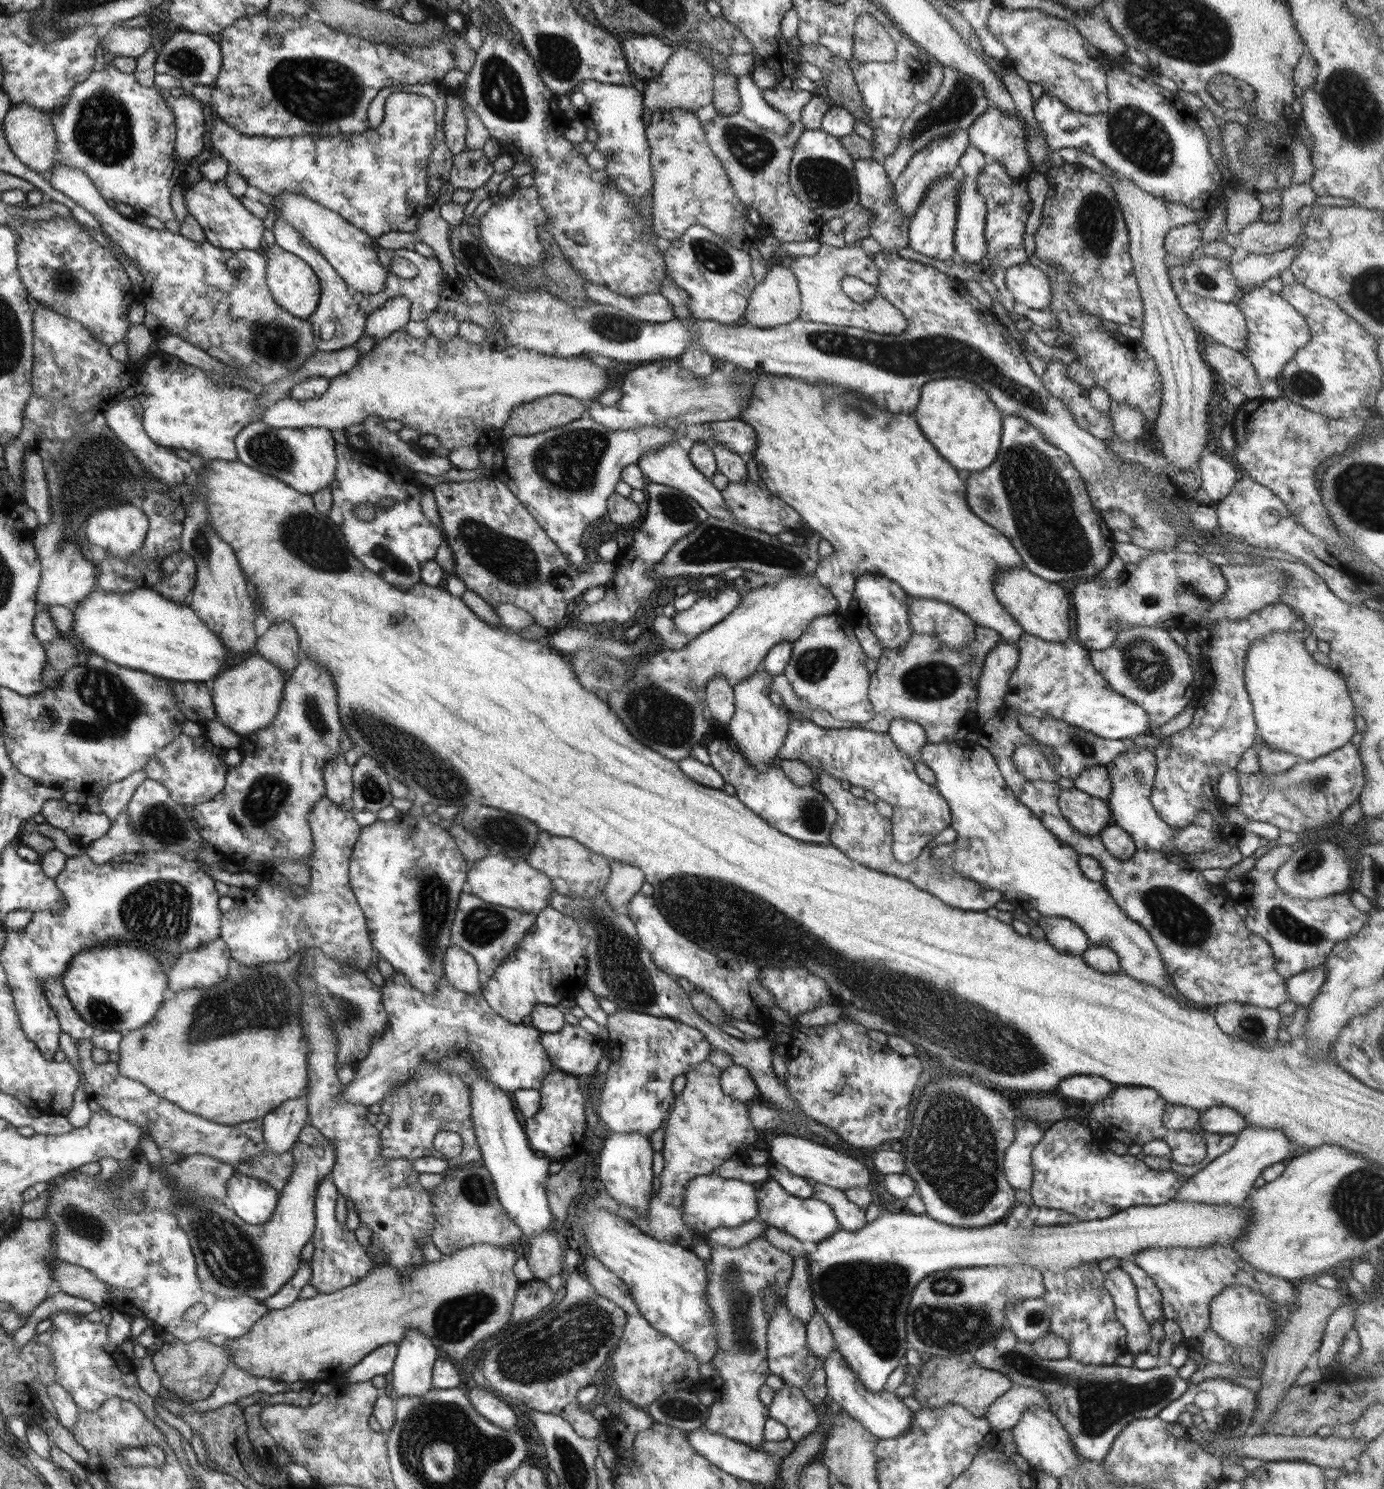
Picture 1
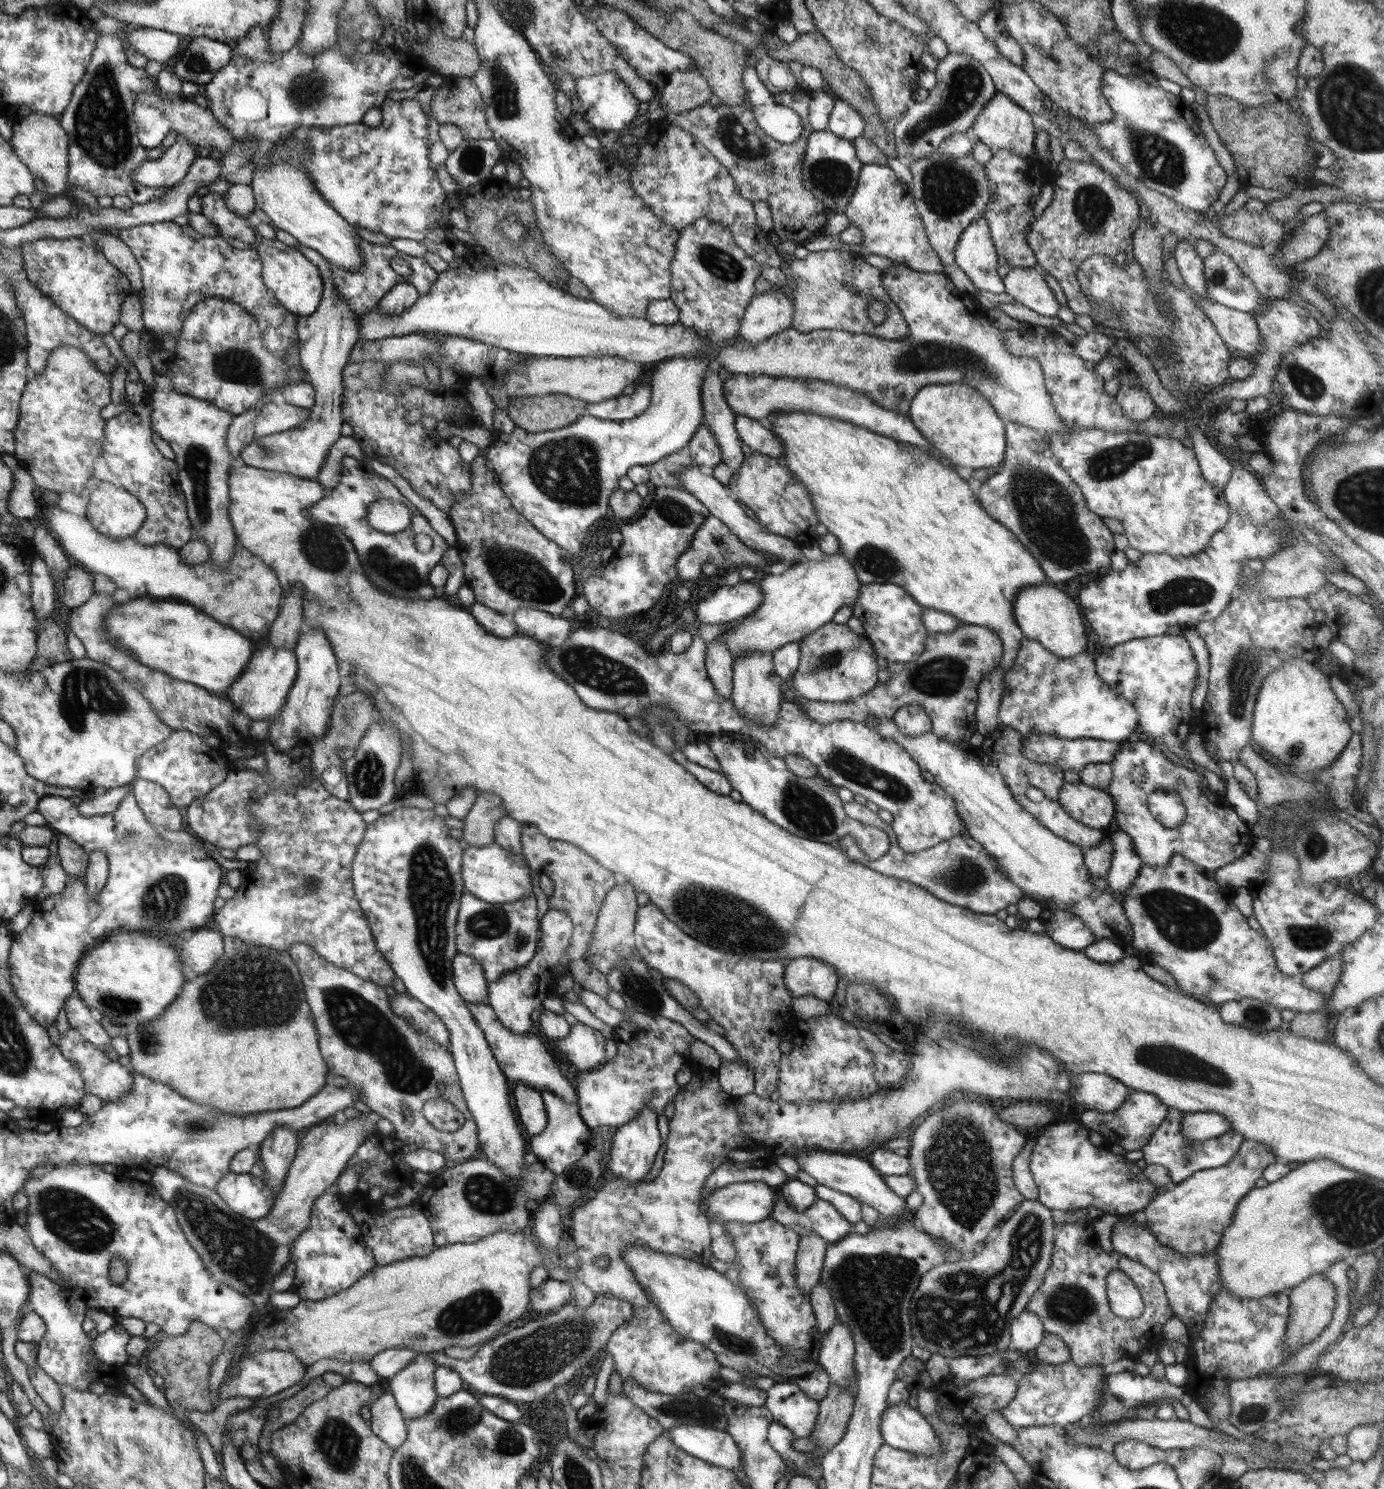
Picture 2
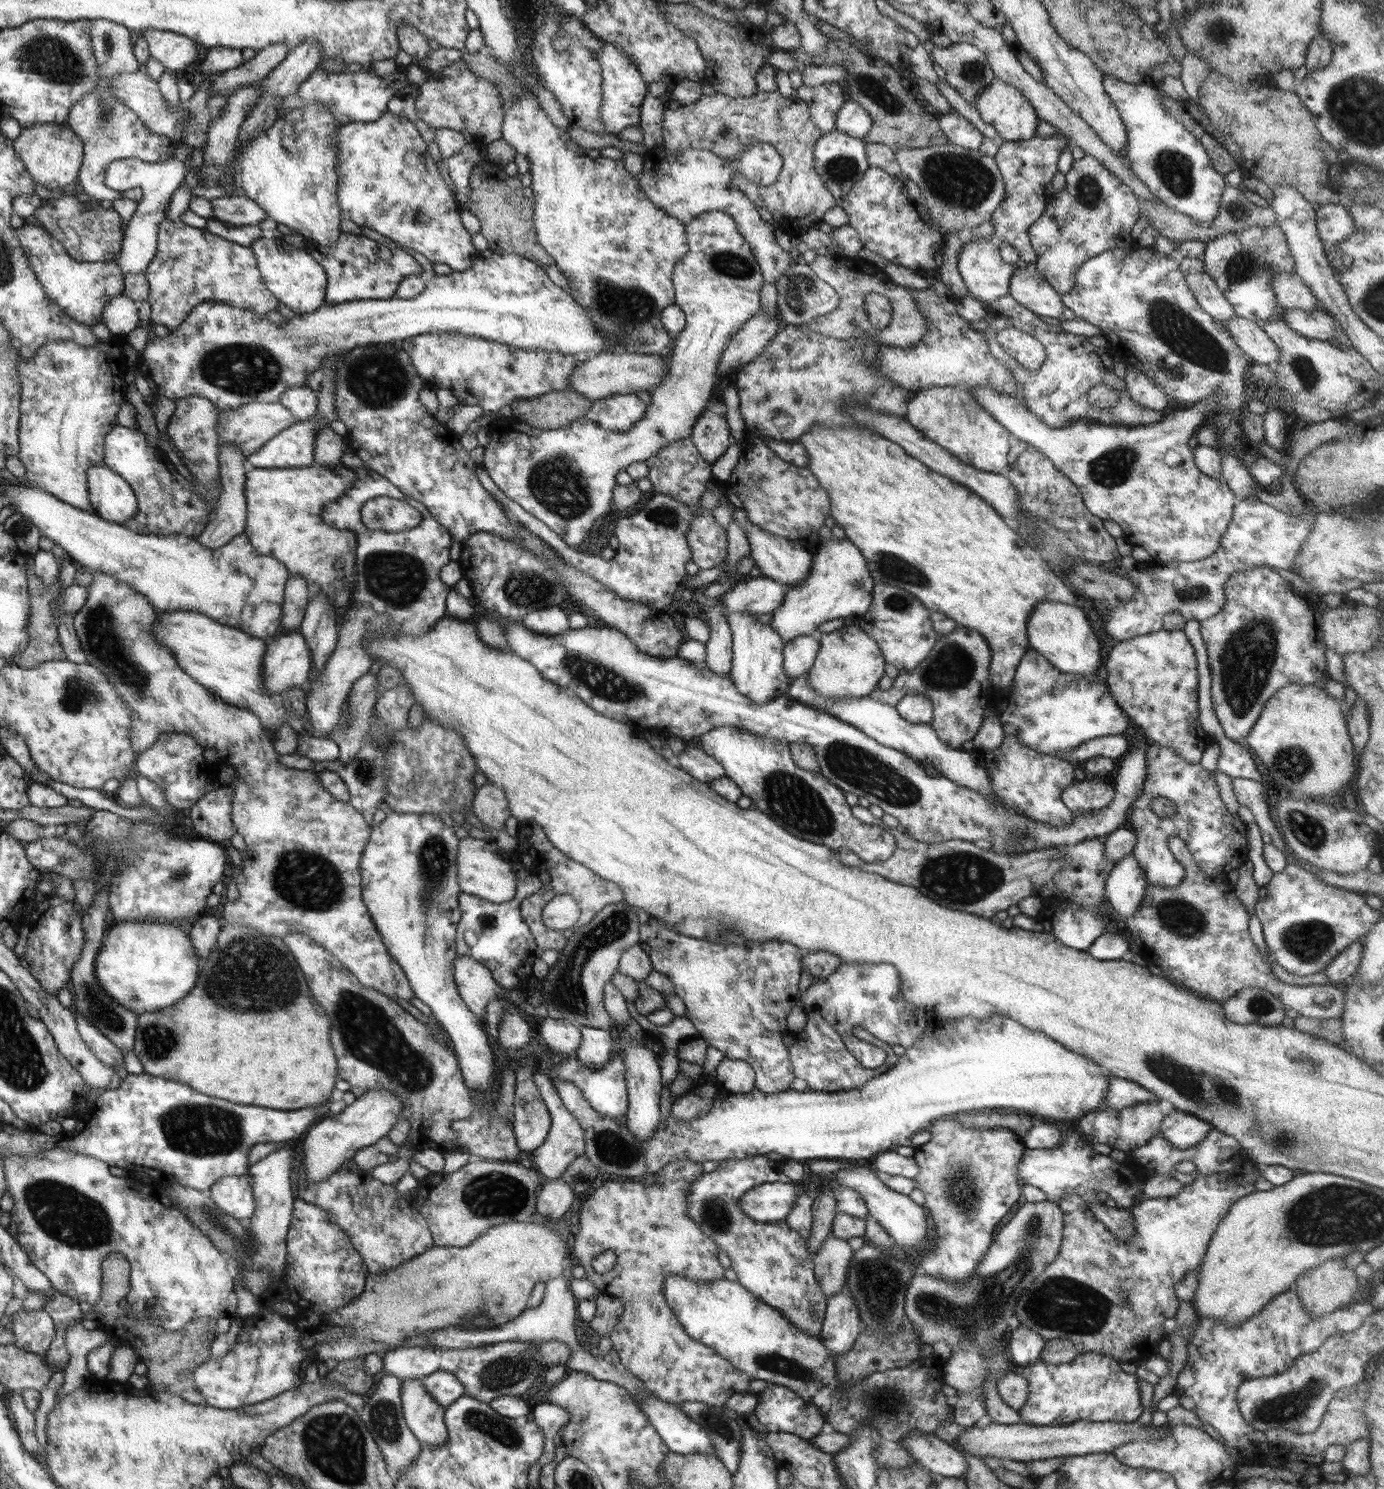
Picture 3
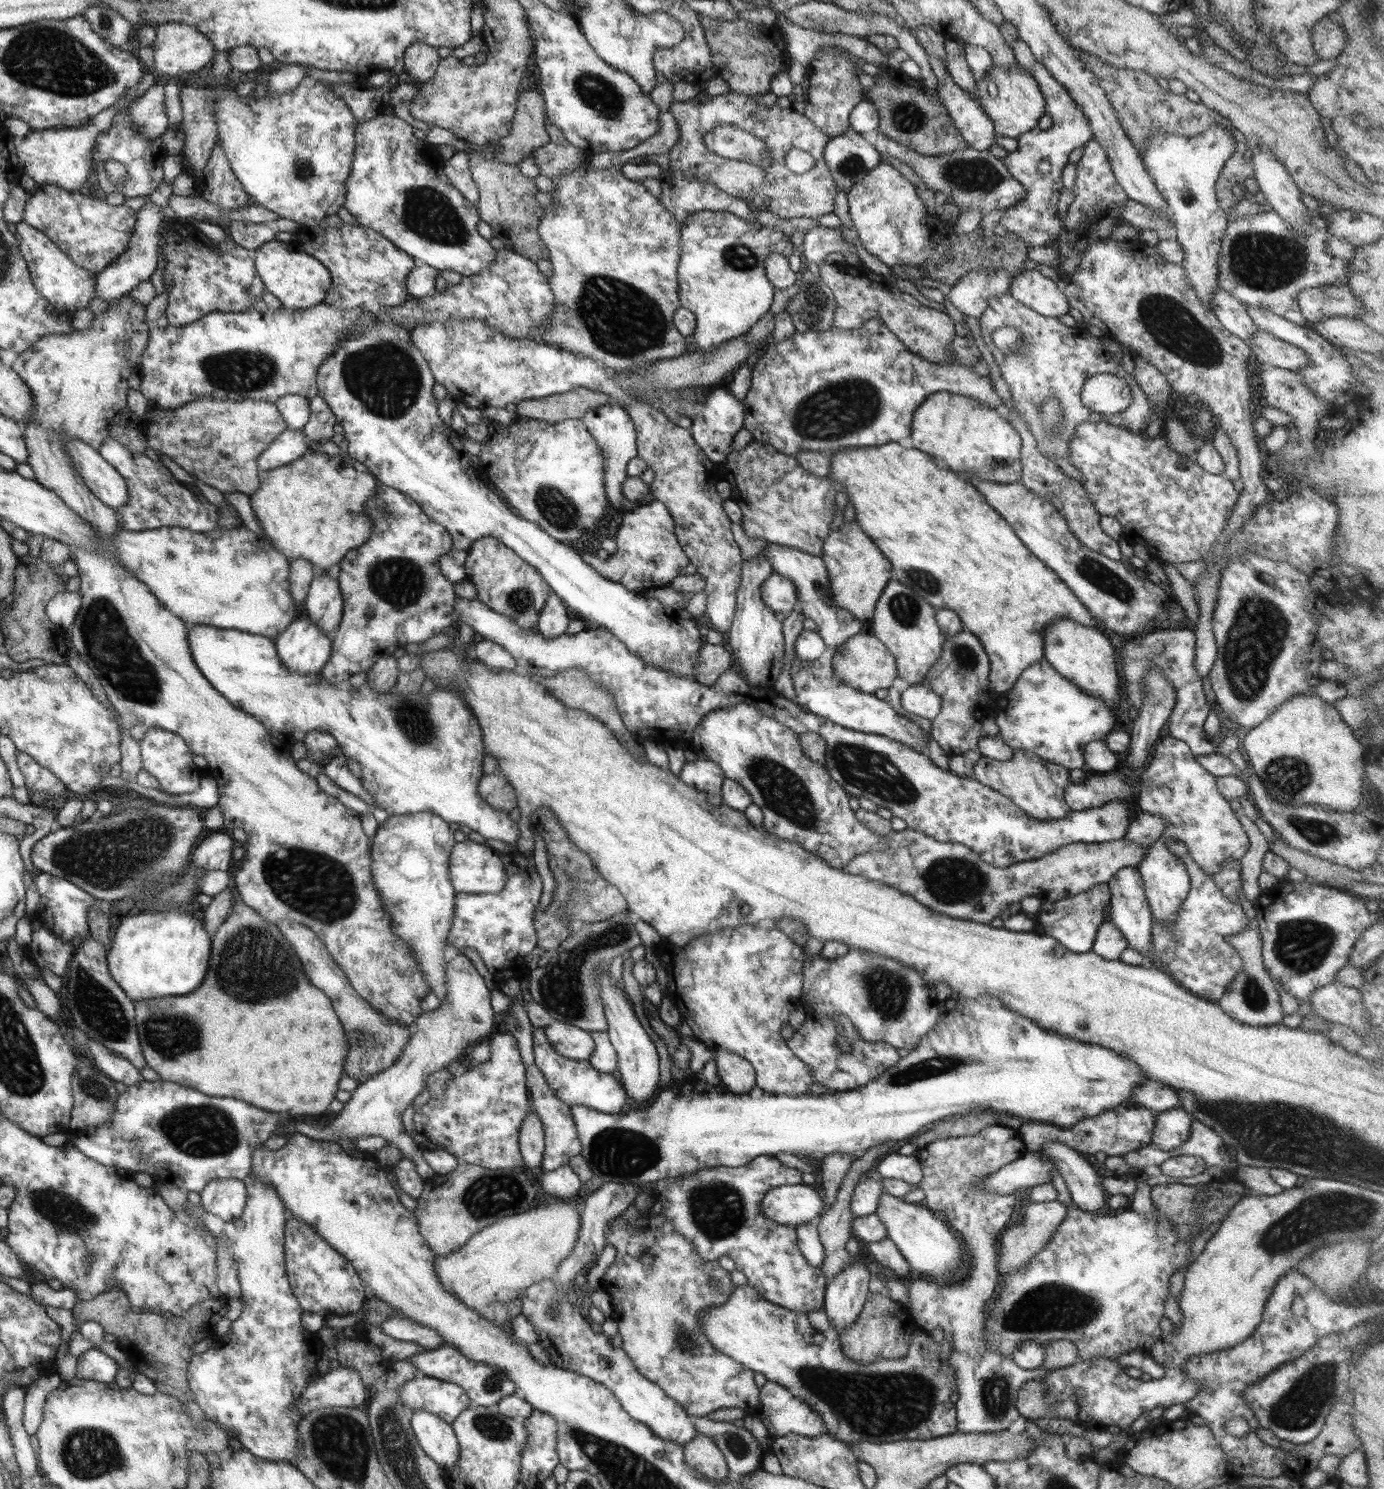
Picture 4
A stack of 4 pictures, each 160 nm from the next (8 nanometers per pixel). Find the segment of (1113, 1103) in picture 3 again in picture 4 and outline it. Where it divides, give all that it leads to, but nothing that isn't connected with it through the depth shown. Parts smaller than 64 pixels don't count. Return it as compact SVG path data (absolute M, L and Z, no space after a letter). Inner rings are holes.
M1150 1080L1132 1091L1128 1105L1144 1107L1156 1113L1180 1107L1177 1092L1171 1086Z

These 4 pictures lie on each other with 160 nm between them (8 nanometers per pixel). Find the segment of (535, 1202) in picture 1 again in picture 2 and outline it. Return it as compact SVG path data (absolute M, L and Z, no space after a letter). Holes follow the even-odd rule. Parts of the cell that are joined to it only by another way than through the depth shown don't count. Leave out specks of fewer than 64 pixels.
M397 805L391 813L380 815L366 827L351 864L351 881L354 897L366 915L382 957L390 962L407 992L437 1013L449 1028L449 1051L456 1061L461 1091L477 1123L478 1144L482 1152L506 1177L516 1179L522 1177L522 1169L526 1166L526 1140L522 1138L522 1130L510 1108L507 1076L493 1055L493 1049L488 1046L485 1032L474 1020L467 1001L453 983L453 959L460 953L456 945L456 921L461 897L466 894L464 878L460 878L460 870L463 870L460 868L463 866L462 843L448 834L444 818L436 815L434 810Z

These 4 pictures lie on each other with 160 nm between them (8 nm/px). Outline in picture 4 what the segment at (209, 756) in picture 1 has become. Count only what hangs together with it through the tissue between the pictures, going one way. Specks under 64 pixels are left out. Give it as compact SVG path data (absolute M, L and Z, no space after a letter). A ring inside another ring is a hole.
M149 728L145 738L140 740L143 768L158 779L159 790L168 794L190 794L200 786L202 770L194 764L194 752L190 744L178 733L163 728Z

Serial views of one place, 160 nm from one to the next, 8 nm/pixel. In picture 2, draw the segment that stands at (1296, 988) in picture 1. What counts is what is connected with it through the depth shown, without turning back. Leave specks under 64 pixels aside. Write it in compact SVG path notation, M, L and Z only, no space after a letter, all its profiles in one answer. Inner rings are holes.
M1340 954L1322 962L1320 966L1308 970L1300 975L1302 984L1310 990L1330 994L1340 980L1340 975L1344 970L1344 961Z

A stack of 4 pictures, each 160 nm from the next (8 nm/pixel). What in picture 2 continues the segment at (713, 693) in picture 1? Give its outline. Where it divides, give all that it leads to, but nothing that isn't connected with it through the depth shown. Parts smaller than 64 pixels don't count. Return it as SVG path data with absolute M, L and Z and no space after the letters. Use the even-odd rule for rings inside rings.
M721 640L707 642L705 667L707 676L714 684L716 693L723 698L731 698L733 684L734 658L728 650L727 644Z

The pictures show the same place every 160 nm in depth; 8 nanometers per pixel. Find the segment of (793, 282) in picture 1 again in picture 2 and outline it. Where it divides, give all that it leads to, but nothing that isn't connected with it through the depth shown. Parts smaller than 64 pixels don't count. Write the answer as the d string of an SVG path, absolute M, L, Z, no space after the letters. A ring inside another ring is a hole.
M783 288L756 293L745 308L738 339L754 344L792 327L794 305Z

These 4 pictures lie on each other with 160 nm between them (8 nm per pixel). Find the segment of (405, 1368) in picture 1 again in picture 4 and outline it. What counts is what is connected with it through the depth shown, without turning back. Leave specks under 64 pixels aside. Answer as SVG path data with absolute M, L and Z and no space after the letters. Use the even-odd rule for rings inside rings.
M422 1408L413 1412L410 1424L420 1448L449 1472L461 1456L461 1444L452 1425Z

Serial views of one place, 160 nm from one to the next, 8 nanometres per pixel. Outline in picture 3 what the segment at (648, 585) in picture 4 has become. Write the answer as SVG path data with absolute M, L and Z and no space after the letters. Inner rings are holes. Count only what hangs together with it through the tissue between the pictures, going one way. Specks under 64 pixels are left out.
M482 468L482 480L486 480L486 488L490 488L490 494L512 512L513 517L516 517L516 520L520 521L525 528L552 547L566 561L566 565L573 566L578 572L591 576L624 600L645 602L656 610L665 610L672 602L672 596L676 594L680 582L686 577L685 567L692 559L690 548L688 548L687 532L695 519L695 512L691 506L672 496L656 493L644 509L636 514L620 518L614 531L619 540L619 546L615 550L616 555L612 560L603 560L566 544L565 540L562 540L562 537L558 536L553 529L526 512L514 500L510 500L484 468Z

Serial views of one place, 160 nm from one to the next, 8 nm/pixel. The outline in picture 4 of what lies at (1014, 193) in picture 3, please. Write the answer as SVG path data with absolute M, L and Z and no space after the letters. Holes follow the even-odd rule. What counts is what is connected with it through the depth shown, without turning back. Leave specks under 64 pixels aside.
M1020 39L1011 42L1017 64L1030 72L1034 81L1038 83L1040 92L1046 101L1046 113L1052 117L1053 126L1048 130L1036 127L1017 136L1018 149L1009 152L1004 158L1008 172L1023 186L1025 197L1013 207L1007 208L1000 224L1010 232L1017 234L1026 243L1029 249L1044 246L1054 242L1062 230L1062 220L1058 214L1058 198L1063 188L1062 173L1068 162L1068 156L1074 148L1080 148L1093 139L1092 129L1082 109L1071 99L1070 93L1065 90L1046 67L1038 62L1030 47Z

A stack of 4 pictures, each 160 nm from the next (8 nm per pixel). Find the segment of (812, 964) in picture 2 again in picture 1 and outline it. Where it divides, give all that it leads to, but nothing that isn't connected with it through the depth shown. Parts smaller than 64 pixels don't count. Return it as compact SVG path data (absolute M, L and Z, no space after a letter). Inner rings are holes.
M804 967L764 968L759 974L761 986L774 997L775 1004L792 1017L812 1010L821 1004L837 1001L823 978L812 975Z

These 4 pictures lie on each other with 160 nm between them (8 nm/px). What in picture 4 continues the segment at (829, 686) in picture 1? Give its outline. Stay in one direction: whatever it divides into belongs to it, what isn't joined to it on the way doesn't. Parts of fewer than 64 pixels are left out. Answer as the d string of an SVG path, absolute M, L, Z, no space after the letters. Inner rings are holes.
M864 622L862 632L847 638L830 656L833 673L848 687L860 692L875 695L880 689L890 689L898 676L895 658L882 641L870 631L870 623Z

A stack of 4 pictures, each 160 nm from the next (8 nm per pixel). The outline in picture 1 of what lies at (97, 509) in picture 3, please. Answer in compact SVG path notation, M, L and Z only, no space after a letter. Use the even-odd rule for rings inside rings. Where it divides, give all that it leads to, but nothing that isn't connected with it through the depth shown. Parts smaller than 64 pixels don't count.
M113 504L95 512L87 520L86 537L90 544L96 544L116 559L126 561L128 557L138 554L145 544L149 530L149 517L135 504Z

